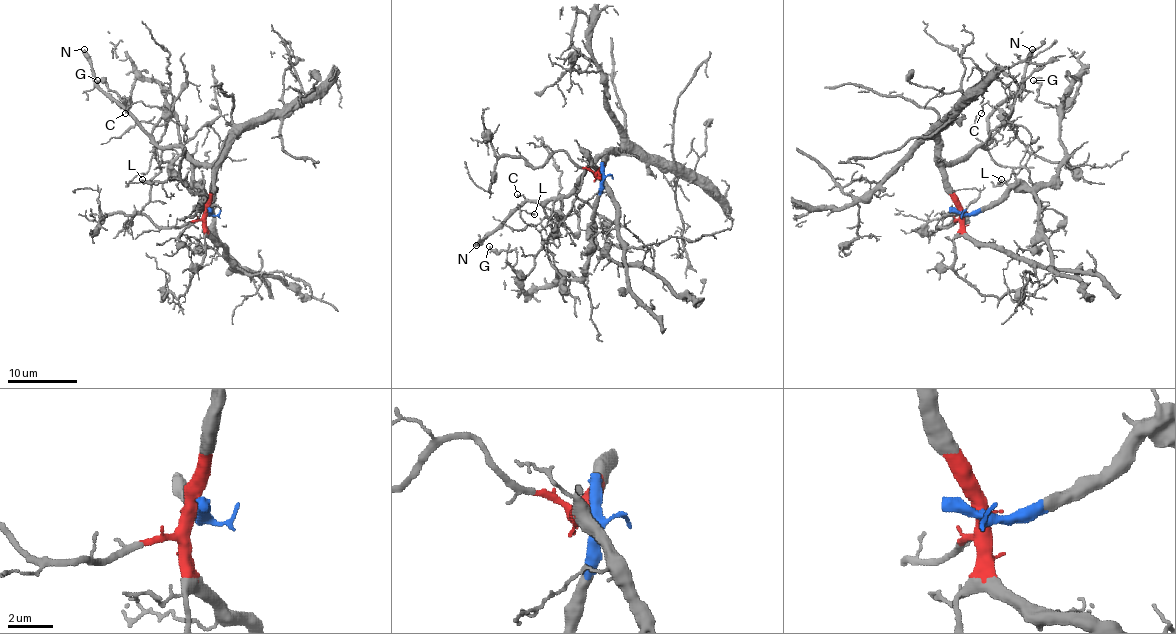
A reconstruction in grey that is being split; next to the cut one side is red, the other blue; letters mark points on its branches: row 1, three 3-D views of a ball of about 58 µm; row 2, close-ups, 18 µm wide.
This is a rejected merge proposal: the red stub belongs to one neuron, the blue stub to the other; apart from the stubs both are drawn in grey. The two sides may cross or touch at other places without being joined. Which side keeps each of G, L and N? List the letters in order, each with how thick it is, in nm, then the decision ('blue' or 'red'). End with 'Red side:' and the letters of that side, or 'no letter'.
G: calibre 260 nm; blue
L: calibre 110 nm; blue
N: calibre 440 nm; red
Red side: N

